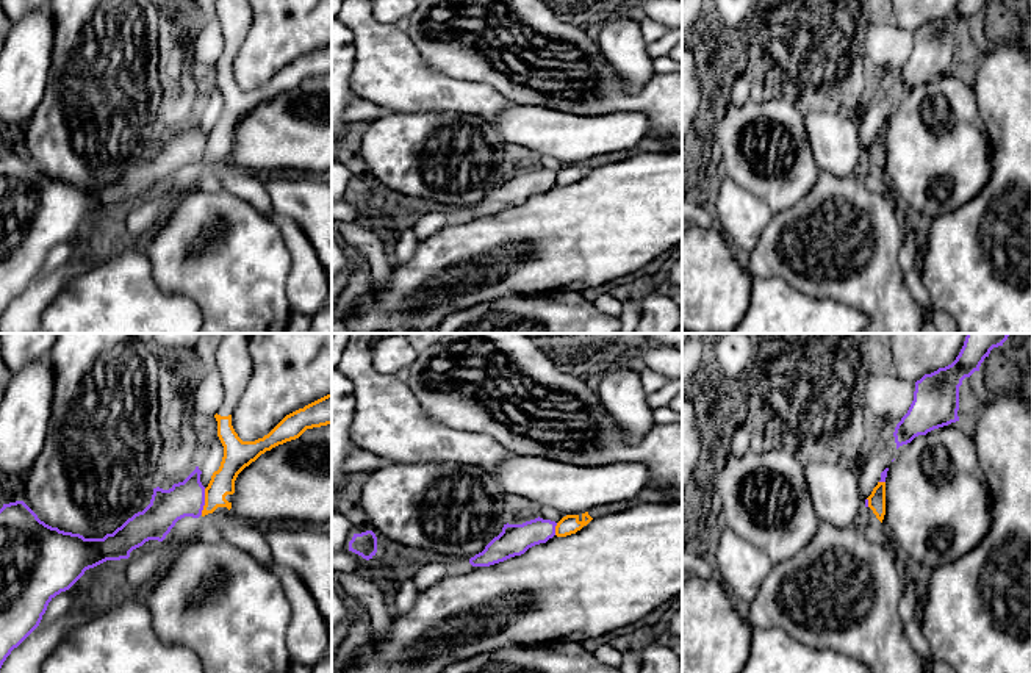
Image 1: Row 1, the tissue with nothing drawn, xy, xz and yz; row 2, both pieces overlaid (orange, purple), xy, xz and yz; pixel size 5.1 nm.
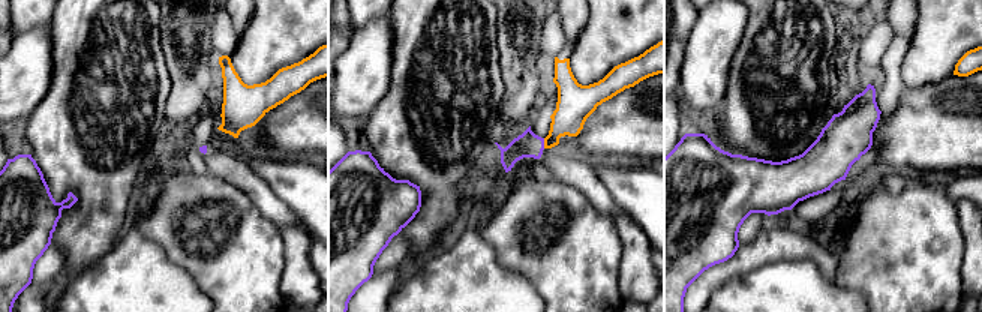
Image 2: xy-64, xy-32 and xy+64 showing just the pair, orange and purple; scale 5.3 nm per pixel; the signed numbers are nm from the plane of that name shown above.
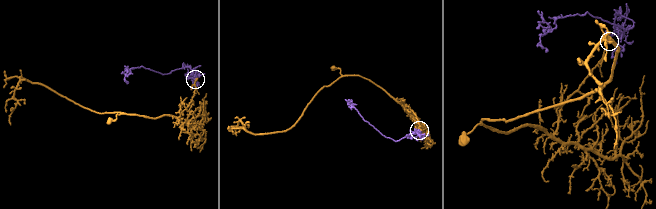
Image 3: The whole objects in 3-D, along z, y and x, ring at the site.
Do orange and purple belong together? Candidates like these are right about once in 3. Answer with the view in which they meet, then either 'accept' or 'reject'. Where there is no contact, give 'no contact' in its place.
xy | reject

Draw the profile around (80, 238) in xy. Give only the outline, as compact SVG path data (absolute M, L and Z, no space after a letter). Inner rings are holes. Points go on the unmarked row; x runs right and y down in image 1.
M106 210L94 218L86 219L84 224L69 238L75 246L75 257L84 254L92 229L114 211L117 210Z

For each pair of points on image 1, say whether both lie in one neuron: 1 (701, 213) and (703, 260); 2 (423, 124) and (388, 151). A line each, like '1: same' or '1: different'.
1: different
2: same

